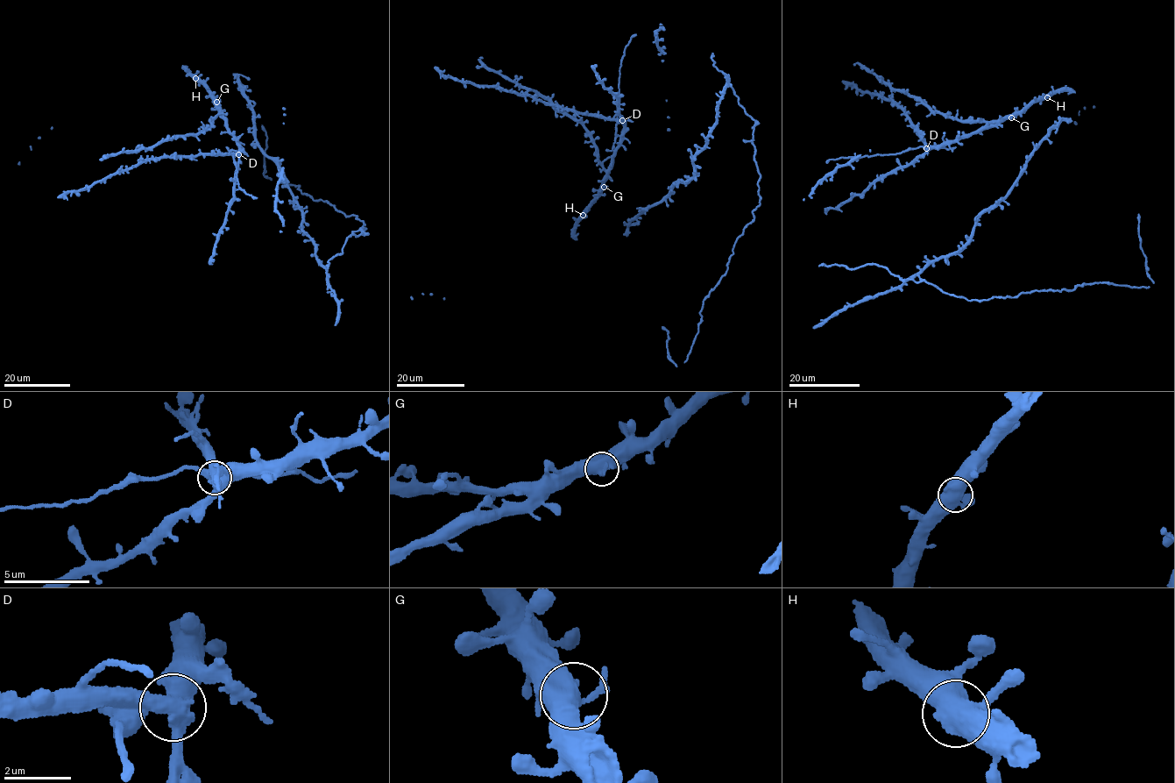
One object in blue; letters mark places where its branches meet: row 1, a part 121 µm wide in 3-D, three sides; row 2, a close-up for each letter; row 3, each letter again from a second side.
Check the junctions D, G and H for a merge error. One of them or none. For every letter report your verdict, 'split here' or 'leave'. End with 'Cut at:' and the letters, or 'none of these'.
D: split here
G: leave
H: leave
Cut at: D

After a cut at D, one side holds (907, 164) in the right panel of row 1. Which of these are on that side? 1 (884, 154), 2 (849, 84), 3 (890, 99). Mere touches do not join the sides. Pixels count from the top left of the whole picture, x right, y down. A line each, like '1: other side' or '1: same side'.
1: other side
2: other side
3: other side

